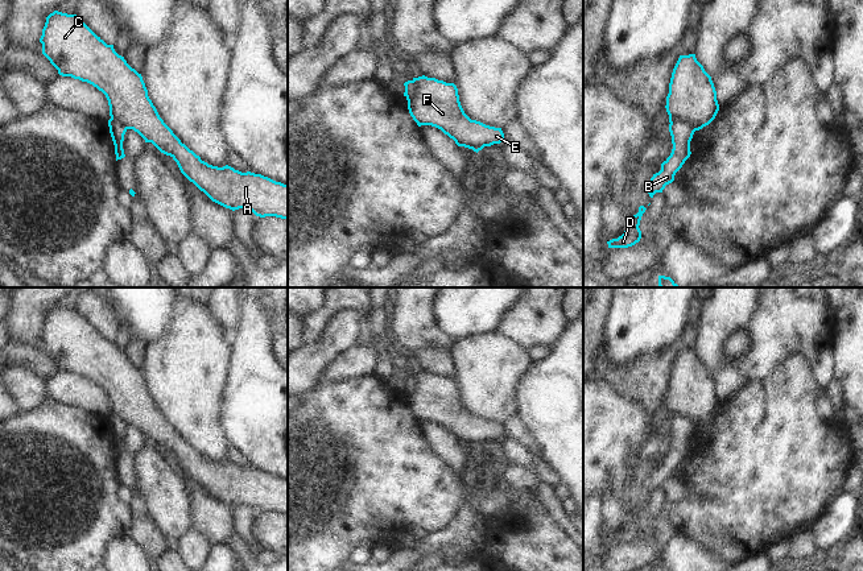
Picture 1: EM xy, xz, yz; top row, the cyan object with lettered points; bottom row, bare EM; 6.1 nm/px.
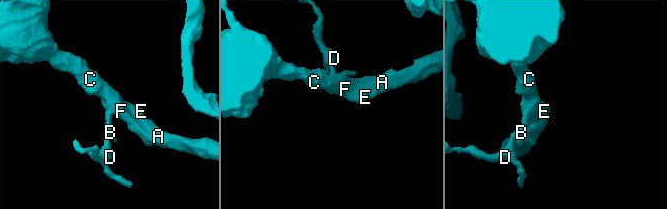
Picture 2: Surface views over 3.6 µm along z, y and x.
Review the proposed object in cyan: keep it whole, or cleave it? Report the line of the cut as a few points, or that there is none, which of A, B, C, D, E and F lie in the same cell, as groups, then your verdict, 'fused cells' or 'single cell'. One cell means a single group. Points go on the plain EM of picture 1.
cut in yz along (671, 417), (686, 416), (696, 425); A C E F / B D; fused cells

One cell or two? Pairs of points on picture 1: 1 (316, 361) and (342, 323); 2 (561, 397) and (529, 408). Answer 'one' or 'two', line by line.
1: one
2: one

